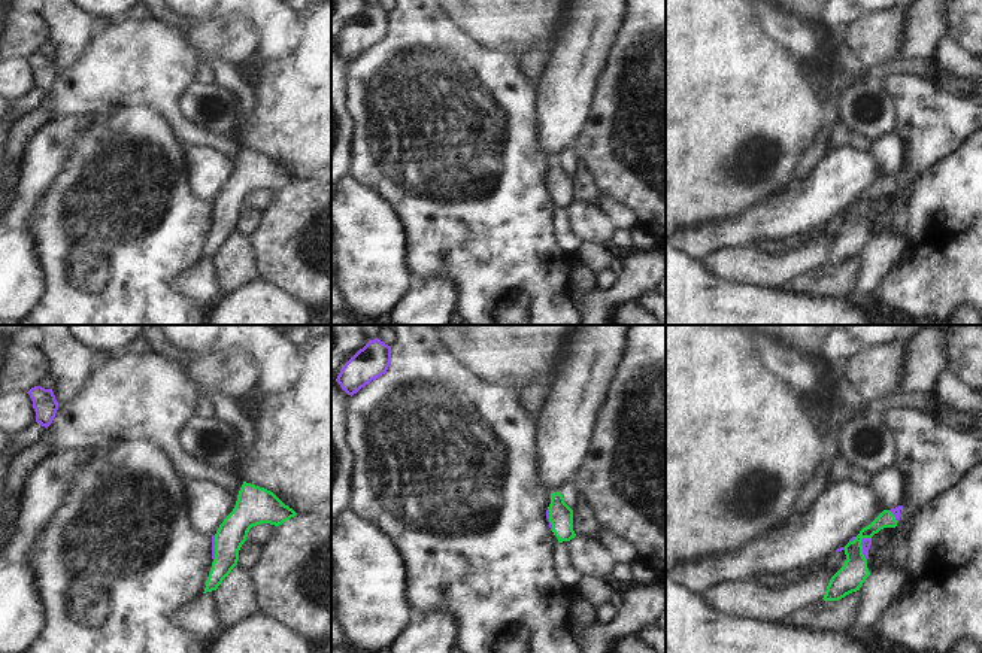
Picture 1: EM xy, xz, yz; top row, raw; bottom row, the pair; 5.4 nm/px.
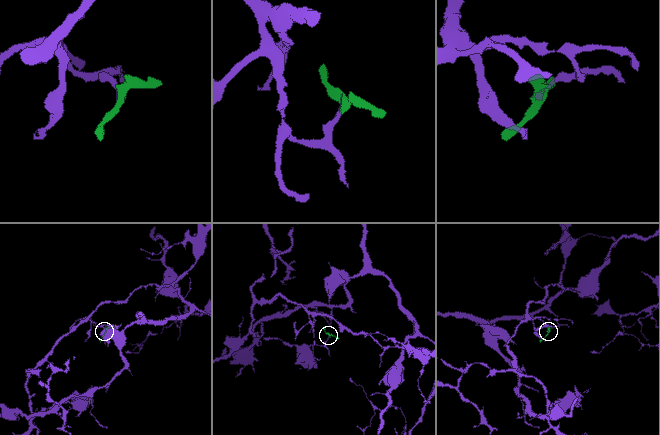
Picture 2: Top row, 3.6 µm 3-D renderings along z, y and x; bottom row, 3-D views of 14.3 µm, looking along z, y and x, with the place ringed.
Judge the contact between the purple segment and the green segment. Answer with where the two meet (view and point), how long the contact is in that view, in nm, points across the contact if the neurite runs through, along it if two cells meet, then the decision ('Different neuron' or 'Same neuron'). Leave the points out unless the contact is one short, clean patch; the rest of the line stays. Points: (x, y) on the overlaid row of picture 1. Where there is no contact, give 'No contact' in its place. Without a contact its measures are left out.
Touches purple at yz (861, 544). Shared border 130 nm. Path across: yz (866, 543), (861, 544), (852, 574). Same neuron

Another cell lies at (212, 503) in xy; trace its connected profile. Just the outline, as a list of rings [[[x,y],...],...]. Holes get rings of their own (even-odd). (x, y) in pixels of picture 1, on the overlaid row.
[[[188,482],[193,499],[191,519],[198,531],[215,535],[224,519],[233,511],[237,495],[215,482]]]

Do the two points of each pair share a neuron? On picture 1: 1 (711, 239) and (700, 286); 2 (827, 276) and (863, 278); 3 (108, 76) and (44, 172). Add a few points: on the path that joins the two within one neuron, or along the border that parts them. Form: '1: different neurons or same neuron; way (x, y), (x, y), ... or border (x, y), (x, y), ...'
1: different neurons; border (681, 251), (700, 261)
2: different neurons; border (860, 257), (852, 284), (843, 297)
3: different neurons; border (94, 114), (52, 118)

